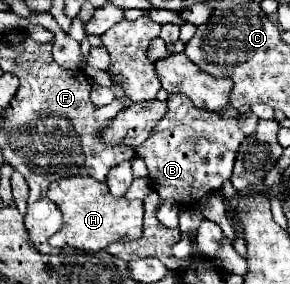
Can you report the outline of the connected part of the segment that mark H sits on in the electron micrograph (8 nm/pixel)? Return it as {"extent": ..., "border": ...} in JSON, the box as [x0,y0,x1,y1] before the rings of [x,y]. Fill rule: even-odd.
{"extent":[47,176,143,252],"border":[[[89,176],[61,178],[51,182],[47,196],[63,212],[63,226],[53,238],[49,238],[51,246],[57,248],[71,246],[79,250],[99,252],[105,250],[111,242],[135,240],[143,234],[143,202],[127,200],[125,196],[121,198],[111,196],[105,182],[97,182]]]}

